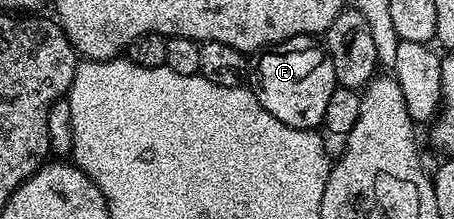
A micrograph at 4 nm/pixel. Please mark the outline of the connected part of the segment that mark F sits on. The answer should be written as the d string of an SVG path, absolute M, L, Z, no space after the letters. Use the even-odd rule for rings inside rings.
M297 36L266 45L253 57L248 80L260 106L264 106L272 118L284 122L284 126L307 130L321 125L332 90L339 87L336 70L332 70L332 58L312 36Z

